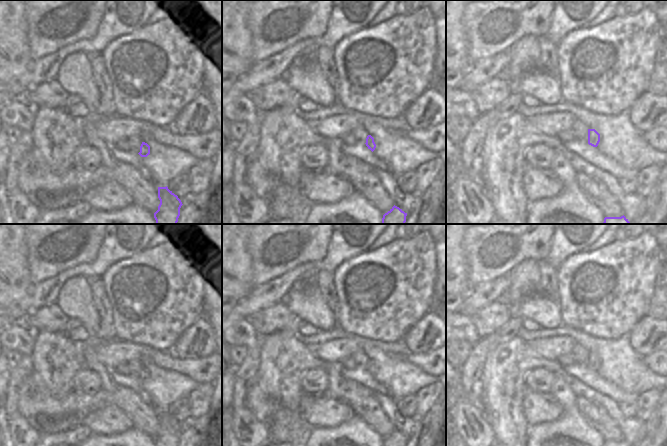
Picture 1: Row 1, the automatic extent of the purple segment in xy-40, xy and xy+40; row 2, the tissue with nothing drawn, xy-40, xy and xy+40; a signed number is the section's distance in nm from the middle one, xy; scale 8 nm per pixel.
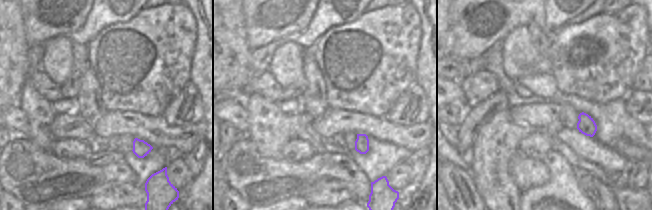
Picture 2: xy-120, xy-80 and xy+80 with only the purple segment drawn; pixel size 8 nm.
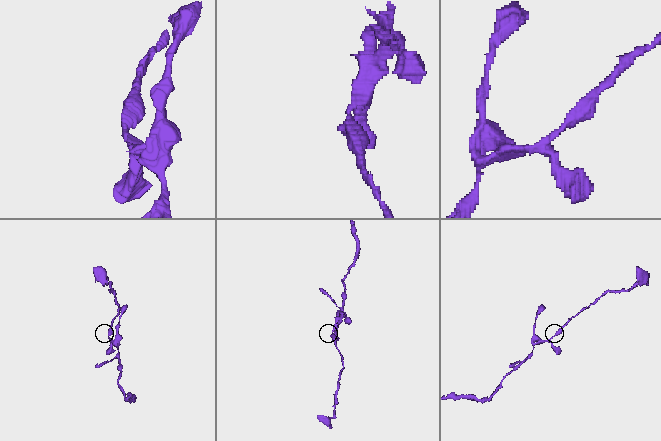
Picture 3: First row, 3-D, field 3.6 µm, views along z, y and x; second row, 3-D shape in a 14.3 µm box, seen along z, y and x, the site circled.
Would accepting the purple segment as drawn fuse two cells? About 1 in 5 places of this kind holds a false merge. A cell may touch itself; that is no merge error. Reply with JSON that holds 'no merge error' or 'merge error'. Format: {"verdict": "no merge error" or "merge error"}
{"verdict": "no merge error"}

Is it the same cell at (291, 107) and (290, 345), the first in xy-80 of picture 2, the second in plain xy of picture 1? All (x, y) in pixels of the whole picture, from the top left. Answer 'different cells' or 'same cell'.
different cells

